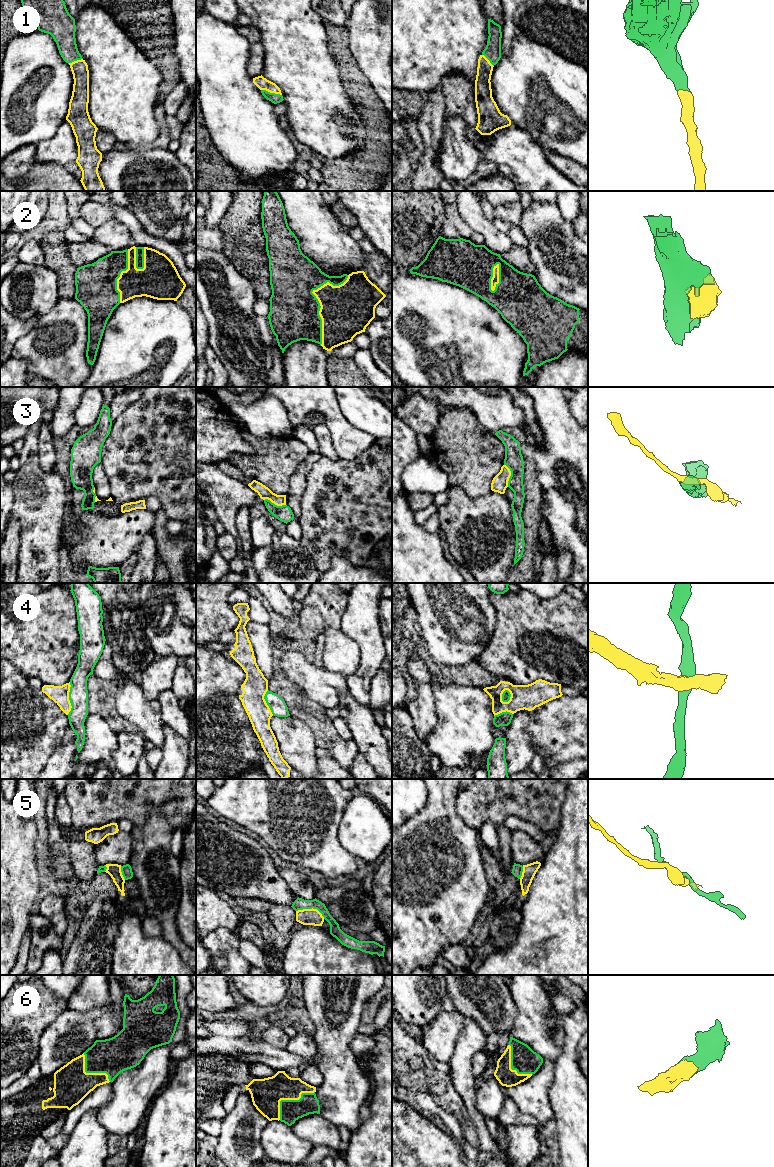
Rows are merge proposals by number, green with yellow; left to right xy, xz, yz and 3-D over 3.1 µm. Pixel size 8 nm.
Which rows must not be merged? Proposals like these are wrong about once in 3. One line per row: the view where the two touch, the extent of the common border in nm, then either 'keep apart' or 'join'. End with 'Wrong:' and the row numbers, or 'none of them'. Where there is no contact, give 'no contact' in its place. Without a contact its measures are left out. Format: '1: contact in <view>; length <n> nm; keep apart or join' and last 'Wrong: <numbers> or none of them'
1: contact in xz; length 180 nm; join
2: contact in xz; length 600 nm; join
3: contact in yz; length 190 nm; keep apart
4: contact in xy; length 260 nm; keep apart
5: contact in xz; length 240 nm; keep apart
6: contact in xz; length 360 nm; join
Wrong: 3, 4, 5

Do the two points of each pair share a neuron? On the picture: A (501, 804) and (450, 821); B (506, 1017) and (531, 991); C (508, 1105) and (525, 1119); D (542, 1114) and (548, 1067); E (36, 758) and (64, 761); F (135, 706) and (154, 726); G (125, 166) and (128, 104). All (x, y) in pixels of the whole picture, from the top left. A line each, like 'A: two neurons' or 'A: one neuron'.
A: two neurons
B: two neurons
C: one neuron
D: one neuron
E: two neurons
F: one neuron
G: two neurons

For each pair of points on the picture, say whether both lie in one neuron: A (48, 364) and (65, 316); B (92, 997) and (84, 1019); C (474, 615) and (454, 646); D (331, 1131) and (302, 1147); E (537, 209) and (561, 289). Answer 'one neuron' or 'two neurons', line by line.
A: one neuron
B: two neurons
C: one neuron
D: two neurons
E: one neuron

